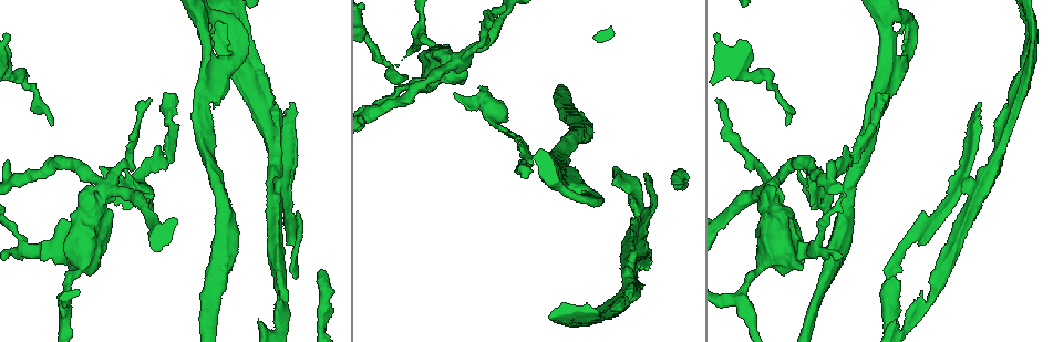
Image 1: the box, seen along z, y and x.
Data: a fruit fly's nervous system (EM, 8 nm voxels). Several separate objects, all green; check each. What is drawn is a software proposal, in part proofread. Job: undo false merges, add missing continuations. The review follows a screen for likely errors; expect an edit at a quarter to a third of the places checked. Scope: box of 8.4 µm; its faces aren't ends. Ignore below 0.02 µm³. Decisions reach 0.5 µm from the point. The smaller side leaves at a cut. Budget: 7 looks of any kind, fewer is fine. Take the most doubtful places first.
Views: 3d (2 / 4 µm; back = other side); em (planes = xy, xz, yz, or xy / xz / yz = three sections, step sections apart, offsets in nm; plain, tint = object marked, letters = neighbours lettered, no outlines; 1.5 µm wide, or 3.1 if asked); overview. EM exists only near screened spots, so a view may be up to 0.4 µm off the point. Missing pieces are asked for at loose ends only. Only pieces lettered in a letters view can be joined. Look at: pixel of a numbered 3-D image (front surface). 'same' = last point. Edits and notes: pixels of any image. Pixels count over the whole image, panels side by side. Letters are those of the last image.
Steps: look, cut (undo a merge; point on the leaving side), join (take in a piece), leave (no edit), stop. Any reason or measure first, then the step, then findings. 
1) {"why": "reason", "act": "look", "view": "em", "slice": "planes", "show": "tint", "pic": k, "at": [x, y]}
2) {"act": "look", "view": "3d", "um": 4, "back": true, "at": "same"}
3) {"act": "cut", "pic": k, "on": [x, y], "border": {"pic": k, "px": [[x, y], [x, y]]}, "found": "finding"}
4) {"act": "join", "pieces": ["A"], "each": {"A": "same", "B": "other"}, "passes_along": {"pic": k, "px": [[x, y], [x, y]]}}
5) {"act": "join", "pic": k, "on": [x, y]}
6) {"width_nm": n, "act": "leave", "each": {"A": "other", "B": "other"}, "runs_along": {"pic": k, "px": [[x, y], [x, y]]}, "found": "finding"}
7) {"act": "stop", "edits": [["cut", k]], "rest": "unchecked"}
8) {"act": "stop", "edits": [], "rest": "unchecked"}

{"why": "an open end", "act": "look", "view": "em", "slice": "xz", "step": 4, "show": "tint", "pic": 1, "at": [324, 271]}

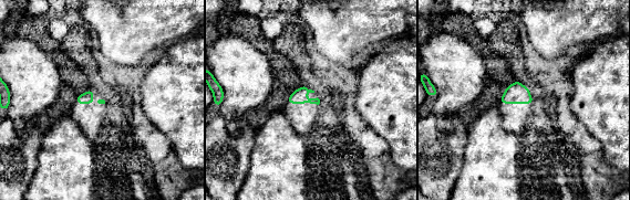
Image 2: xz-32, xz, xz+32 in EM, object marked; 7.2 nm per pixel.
{"act": "look", "view": "em", "slice": "planes", "show": "letters", "at": "same"}

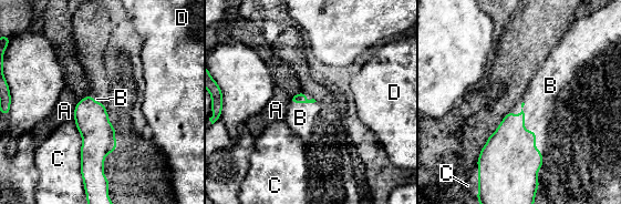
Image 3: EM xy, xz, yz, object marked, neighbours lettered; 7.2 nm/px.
{"act": "join", "pic": 3, "on": [541, 100], "each": {"A": "other", "B": "same", "C": "other", "D": "other"}, "found": "it goes on there"}

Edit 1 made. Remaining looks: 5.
{"act": "look", "view": "overview"}

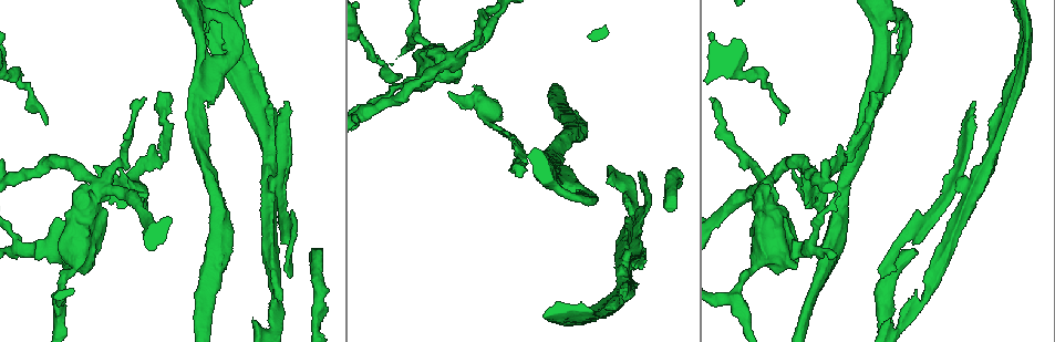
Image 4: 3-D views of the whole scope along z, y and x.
{"why": "branch stops here", "act": "look", "view": "3d", "um": 4, "pic": 4, "at": [169, 96]}

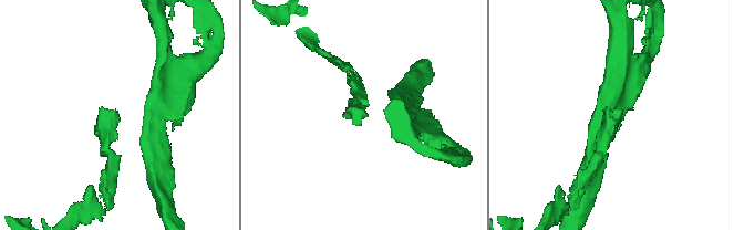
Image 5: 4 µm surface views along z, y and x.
{"why": "now the EM", "act": "look", "view": "em", "slice": "planes", "show": "letters", "pic": 5, "at": [110, 111]}

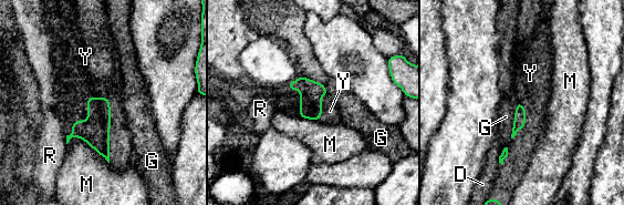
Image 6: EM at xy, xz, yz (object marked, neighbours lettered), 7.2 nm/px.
{"longest_contact_nm": ["Y", 500], "act": "leave", "each": {"D": "other", "G": "other", "M": "other", "R": "other", "Y": "other"}, "border": {"pic": 6, "px": [[90, 95], [108, 99], [110, 162]]}, "found": "none of them fits"}

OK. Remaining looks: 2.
{"act": "look", "view": "em", "slice": "xy", "step": 4, "show": "letters", "pic": 4, "at": [288, 101]}

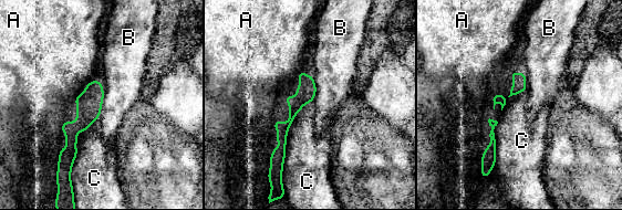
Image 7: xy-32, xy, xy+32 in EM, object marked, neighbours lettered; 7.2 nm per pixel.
{"why": "cut it another way", "act": "look", "view": "em", "slice": "planes", "show": "letters", "at": "same"}

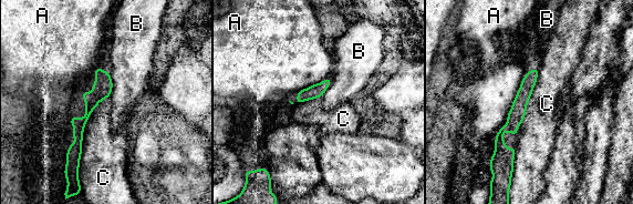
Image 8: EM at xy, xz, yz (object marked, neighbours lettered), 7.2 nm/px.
{"act": "leave", "each": {"A": "other", "B": "other", "C": "other"}, "runs_along": {"pic": 8, "px": [[536, 71], [520, 101], [515, 131]]}, "found": "no lettered piece goes on from it"}

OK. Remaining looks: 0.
{"act": "stop", "edits": [["join", 3]], "rest": "unchecked"}

